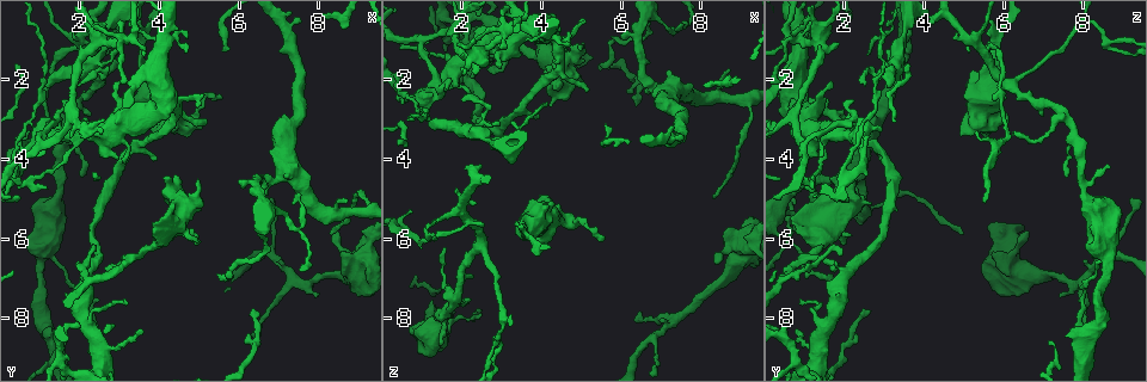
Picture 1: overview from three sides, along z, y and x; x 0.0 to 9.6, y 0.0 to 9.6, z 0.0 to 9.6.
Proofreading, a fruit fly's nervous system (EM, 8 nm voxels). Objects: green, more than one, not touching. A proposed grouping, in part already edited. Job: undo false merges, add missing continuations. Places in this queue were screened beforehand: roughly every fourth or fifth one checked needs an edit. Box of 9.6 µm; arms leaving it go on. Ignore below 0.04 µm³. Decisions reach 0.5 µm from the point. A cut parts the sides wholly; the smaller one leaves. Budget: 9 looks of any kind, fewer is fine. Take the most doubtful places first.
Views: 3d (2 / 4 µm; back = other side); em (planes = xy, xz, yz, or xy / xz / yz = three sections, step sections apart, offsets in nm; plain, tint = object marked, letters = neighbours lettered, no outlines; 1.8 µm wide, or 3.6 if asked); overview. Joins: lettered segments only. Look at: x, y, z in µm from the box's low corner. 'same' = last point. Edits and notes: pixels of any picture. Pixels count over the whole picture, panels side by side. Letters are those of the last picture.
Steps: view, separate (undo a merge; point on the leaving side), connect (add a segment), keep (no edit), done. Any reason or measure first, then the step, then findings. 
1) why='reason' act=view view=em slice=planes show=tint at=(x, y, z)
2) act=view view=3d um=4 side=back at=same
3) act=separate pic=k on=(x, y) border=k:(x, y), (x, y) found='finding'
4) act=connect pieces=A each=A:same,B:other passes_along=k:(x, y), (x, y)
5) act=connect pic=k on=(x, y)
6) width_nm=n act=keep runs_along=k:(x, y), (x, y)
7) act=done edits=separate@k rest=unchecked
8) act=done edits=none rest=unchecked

why='looks like a crossing' act=view view=em slice=xy step=4 show=letters at=(3.05, 0.95, 0.65)

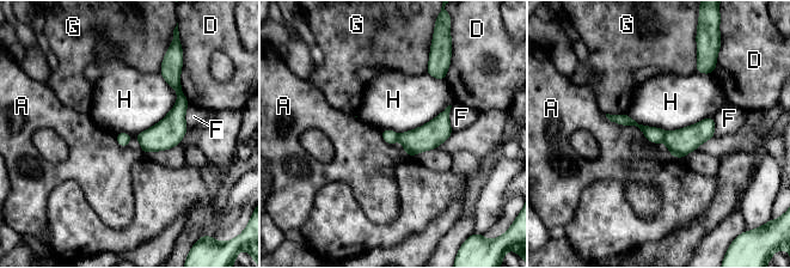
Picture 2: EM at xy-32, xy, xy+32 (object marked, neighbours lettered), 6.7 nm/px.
act=view view=em slice=planes show=letters at=same

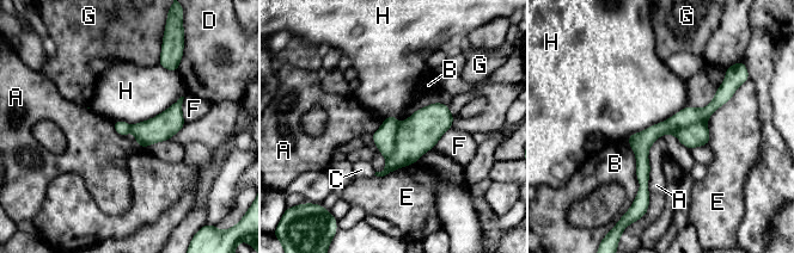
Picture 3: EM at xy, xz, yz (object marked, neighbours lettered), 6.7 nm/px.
act=separate pic=3 on=(697, 134) each=A:other,B:other,C:other,D:other,E:other,F:other,G:other,H:other border=3:(704, 121), (678, 127), (670, 133) found='a second cell is stuck on'

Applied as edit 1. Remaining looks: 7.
why='sharp bend' act=view view=3d um=2 at=(3.00, 0.60, 7.95)

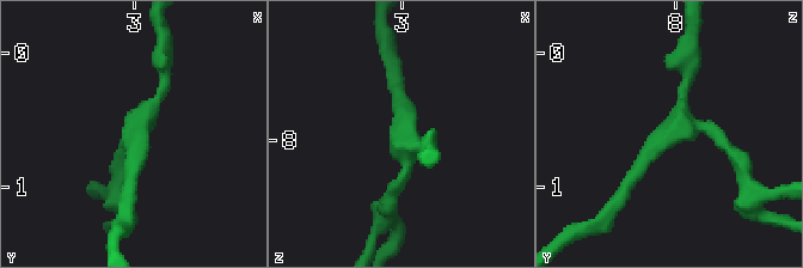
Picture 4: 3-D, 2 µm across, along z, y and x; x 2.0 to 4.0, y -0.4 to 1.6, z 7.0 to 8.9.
why='need the tissue' act=view view=em slice=planes show=letters at=(3.02, 0.60, 7.98)

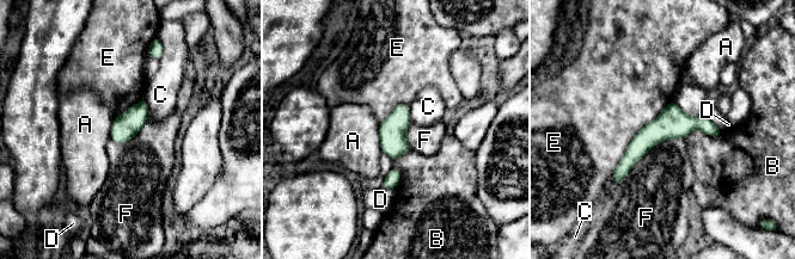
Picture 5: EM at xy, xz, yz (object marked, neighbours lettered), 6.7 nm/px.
act=keep each=A:other,B:other,C:other,D:other,E:other,F:other found='all the same cell'

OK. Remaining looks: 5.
why='branch stops here' act=view view=em um=3.6 slice=planes show=letters at=(8.45, 5.85, 6.55)

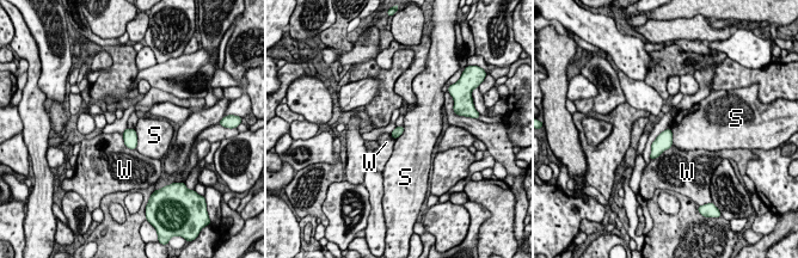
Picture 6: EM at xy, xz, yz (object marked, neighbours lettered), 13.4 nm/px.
act=keep each=S:other,W:other border=6:(134, 129), (136, 148) found='no lettered segment goes on from it'

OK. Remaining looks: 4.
act=view view=em slice=planes show=tint at=(1.20, 2.15, 3.15)

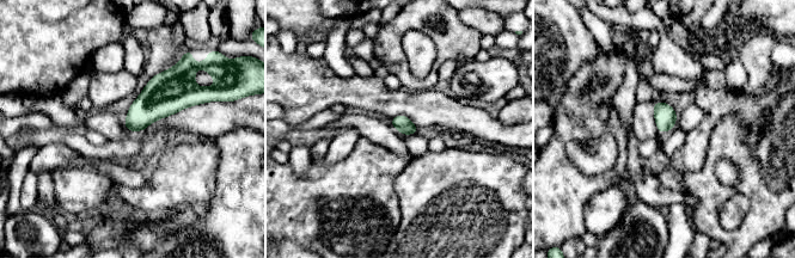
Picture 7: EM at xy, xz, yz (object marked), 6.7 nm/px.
act=view view=em slice=planes show=letters at=same

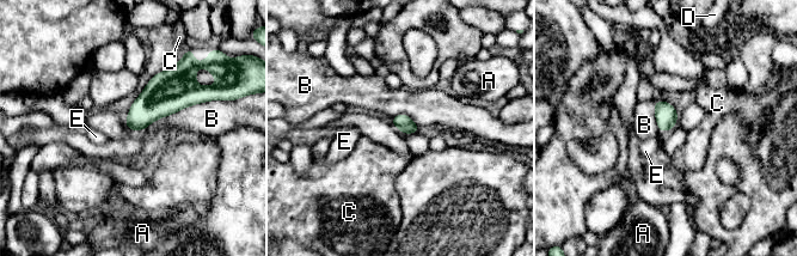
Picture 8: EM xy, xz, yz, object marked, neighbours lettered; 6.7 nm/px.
act=keep each=A:other,B:other,C:other,D:other,E:other found='none of them fits'

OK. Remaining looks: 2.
act=done edits=separate@3 rest=unchecked

